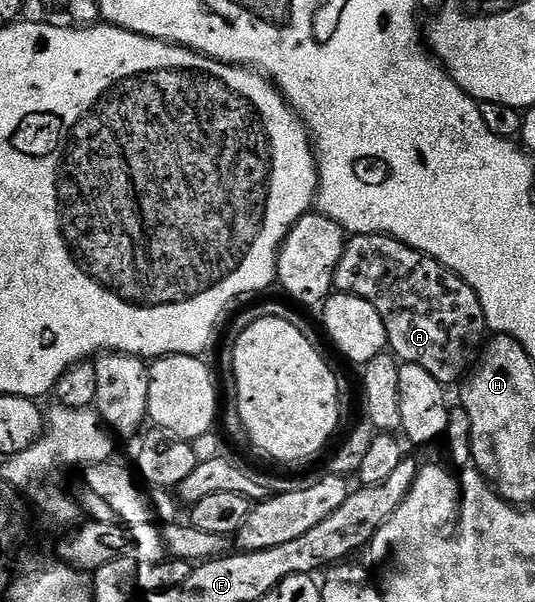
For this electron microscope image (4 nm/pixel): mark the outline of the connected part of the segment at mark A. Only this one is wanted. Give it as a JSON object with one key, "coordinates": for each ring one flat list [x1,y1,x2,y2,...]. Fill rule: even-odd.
{"coordinates":[[356,235,347,238,344,253,336,265,333,290,344,295,355,295,374,306,382,314,389,350,402,363,428,369,428,373,432,373,432,377,436,377,436,381,443,385,457,384,471,370,488,335,484,309,477,293,455,271,449,271,431,255,425,255,390,235]]}

